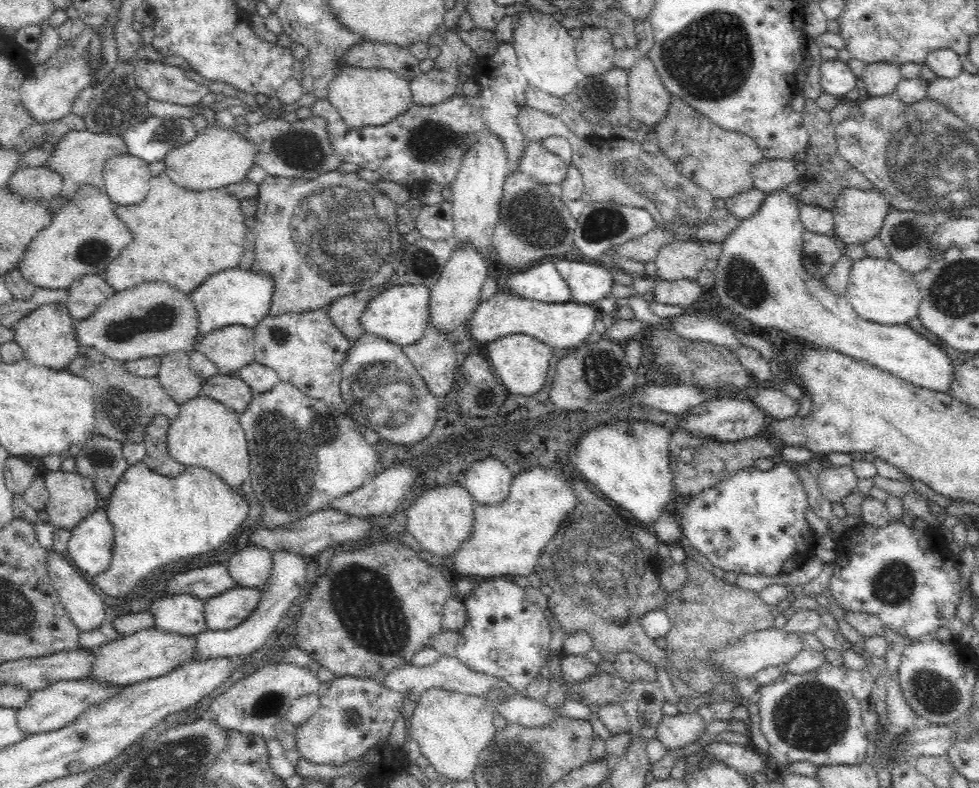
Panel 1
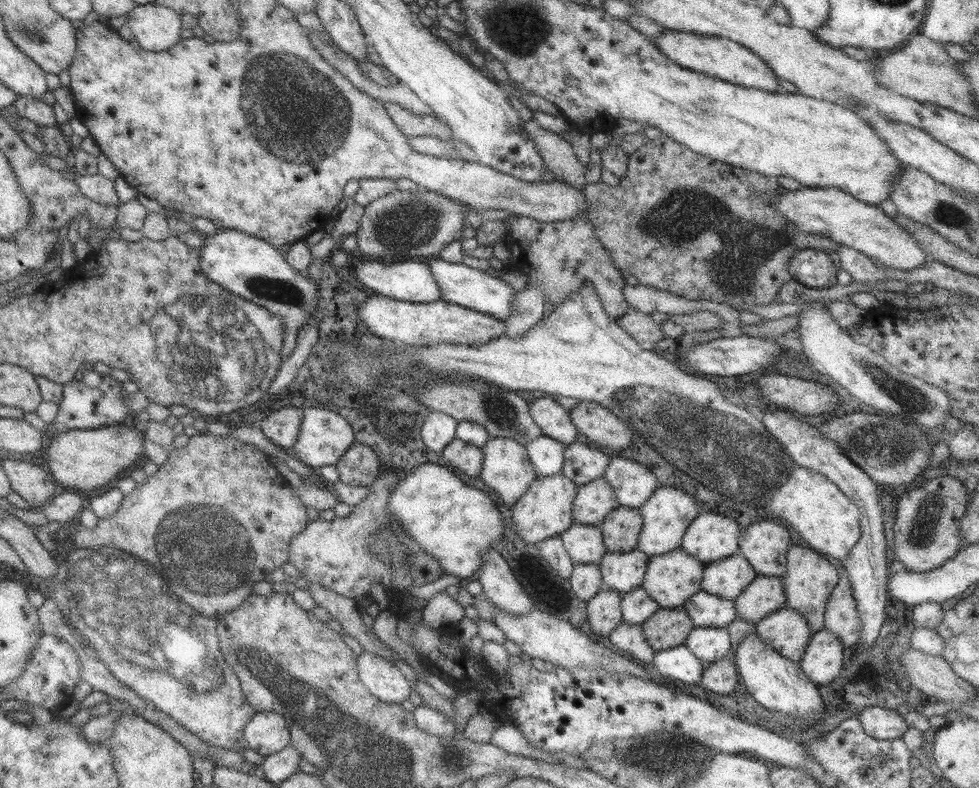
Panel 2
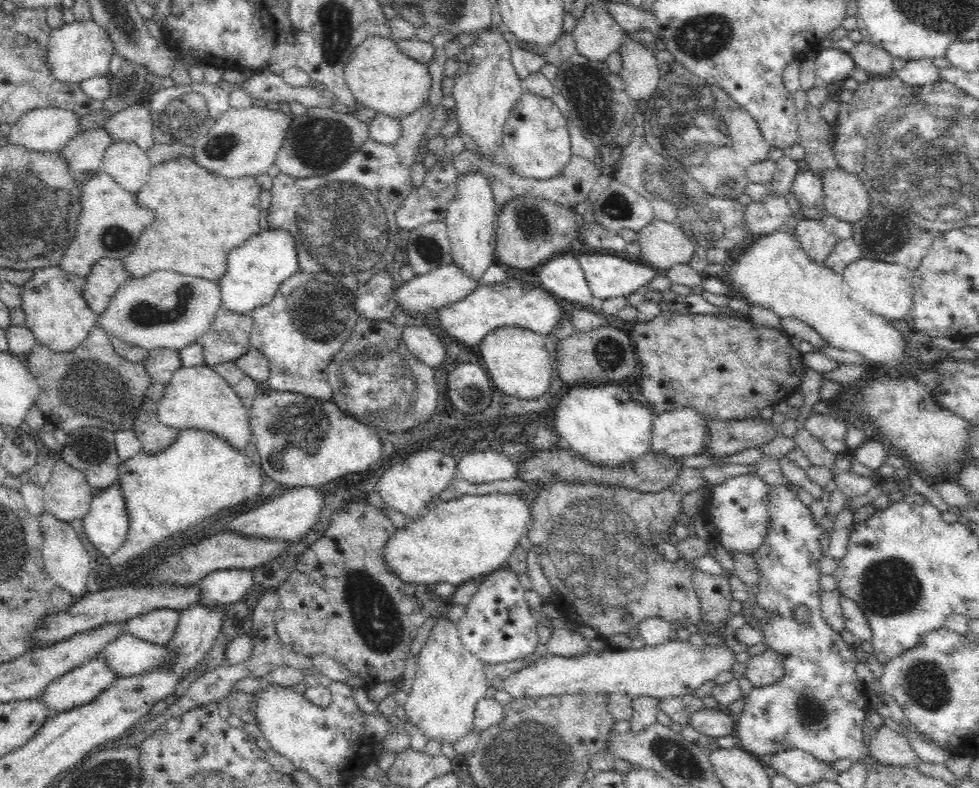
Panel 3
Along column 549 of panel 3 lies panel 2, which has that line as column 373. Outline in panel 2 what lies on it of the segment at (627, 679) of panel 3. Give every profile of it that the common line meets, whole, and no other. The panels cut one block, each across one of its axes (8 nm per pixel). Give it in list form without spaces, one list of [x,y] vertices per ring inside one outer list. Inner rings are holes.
[[[363,651],[357,656],[357,663],[360,681],[378,700],[396,704],[410,698],[410,682],[394,662]]]

